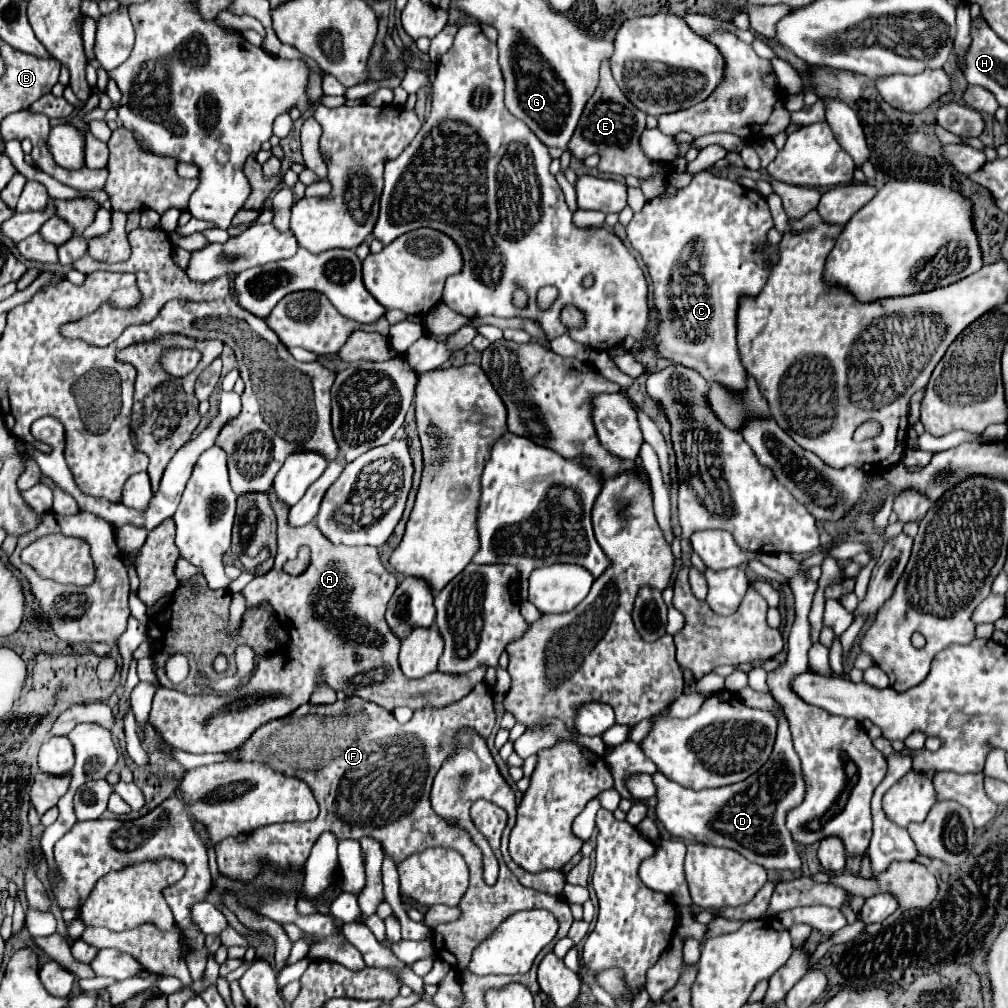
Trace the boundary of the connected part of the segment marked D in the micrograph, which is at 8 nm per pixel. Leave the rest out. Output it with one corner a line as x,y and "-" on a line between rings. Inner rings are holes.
778,718
778,722
778,736
770,760
748,780
712,790
692,790
668,780
660,772
654,774
658,800
654,812
668,834
688,842
732,848
766,870
802,868
802,860
784,820
786,812
804,800
804,780
800,760
792,748
788,722
784,718

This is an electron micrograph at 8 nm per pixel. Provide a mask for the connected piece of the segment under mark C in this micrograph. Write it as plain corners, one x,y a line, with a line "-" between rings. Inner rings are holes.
706,170
704,172
698,172
694,176
694,180
686,188
682,188
676,194
670,194
670,196
658,196
654,200
648,200
644,204
644,208
638,214
634,214
634,218
626,226
626,234
628,234
628,240
632,242
632,246
640,252
642,260
646,262
648,274
650,274
650,278
654,282
656,308
660,310
660,334
656,338
656,344
658,344
658,350
660,350
662,358
672,360
676,364
684,364
688,368
694,368
704,378
718,380
718,382
722,382
730,390
740,390
740,388
746,386
746,370
744,370
744,366
740,362
738,348
736,348
736,310
738,310
738,298
742,294
756,296
762,290
762,286
764,286
764,280
768,276
768,268
764,268
764,260
756,252
756,248
758,248
758,244
766,244
766,234
768,234
768,230
772,226
774,226
774,222
772,222
772,216
770,216
770,210
768,210
768,204
766,204
766,198
764,196
760,196
756,190
750,190
750,188
740,186
738,182
732,182
732,180
726,180
726,178
718,178
718,176
714,176
714,174
706,172

